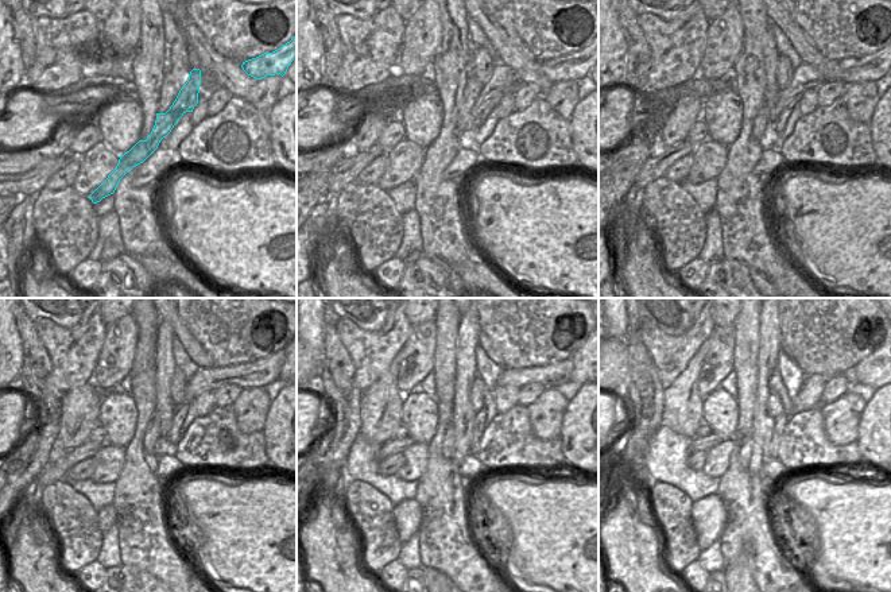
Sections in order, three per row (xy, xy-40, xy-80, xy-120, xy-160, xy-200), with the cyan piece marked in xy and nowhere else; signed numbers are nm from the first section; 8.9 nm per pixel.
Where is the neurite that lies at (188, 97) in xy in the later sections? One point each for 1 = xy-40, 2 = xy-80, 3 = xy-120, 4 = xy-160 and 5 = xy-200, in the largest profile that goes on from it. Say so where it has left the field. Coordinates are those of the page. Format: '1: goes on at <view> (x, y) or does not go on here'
1: goes on at xy-40 (503, 78)
2: goes on at xy-80 (805, 77)
3: goes on at xy-120 (256, 374)
4: goes on at xy-160 (553, 375)
5: goes on at xy-200 (849, 374)

